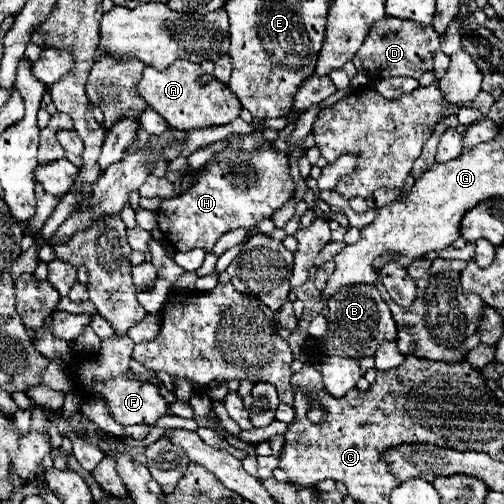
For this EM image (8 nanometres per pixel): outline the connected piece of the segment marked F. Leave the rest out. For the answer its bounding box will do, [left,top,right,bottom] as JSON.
[80,336,170,426]

